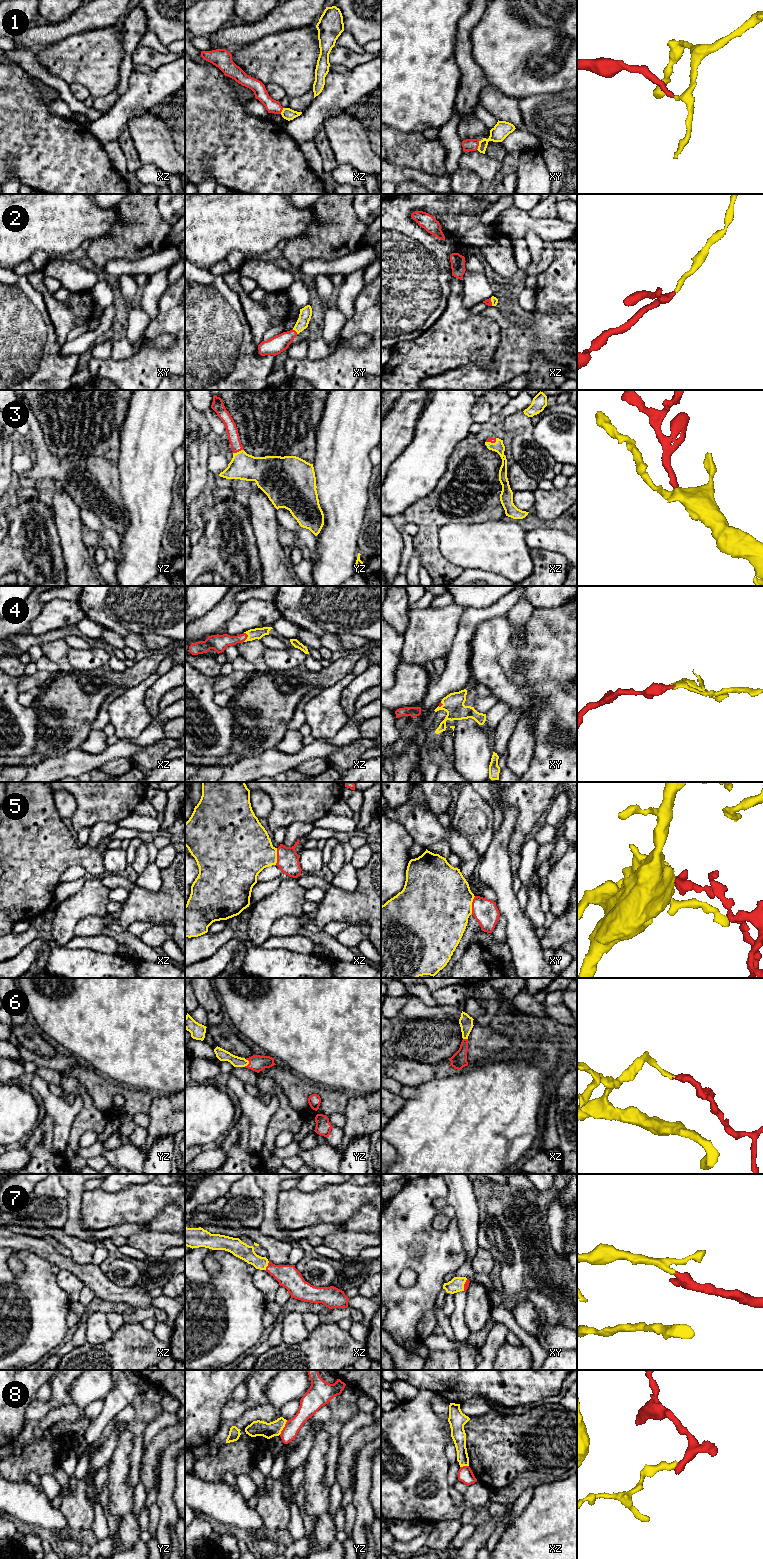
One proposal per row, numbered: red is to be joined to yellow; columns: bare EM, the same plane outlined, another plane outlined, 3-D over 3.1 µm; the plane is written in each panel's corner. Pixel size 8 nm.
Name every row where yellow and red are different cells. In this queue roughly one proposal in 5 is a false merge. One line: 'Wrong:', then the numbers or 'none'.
Wrong: 8

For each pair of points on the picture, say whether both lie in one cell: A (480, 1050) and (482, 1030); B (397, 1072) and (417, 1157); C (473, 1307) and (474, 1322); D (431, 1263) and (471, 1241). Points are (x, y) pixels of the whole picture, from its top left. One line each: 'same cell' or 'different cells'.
A: same cell
B: different cells
C: same cell
D: different cells

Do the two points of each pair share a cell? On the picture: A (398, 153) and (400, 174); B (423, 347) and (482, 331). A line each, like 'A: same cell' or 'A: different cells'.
A: different cells
B: same cell

